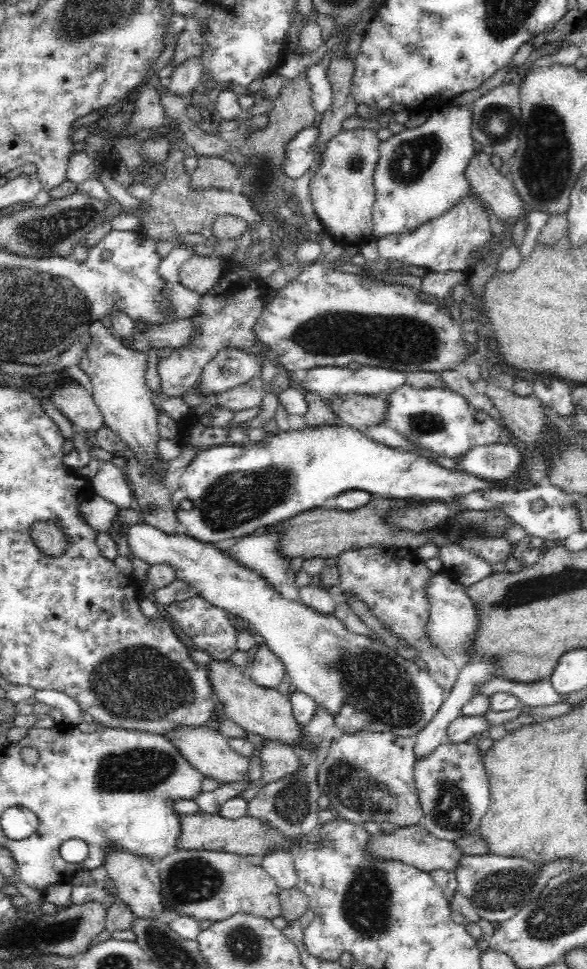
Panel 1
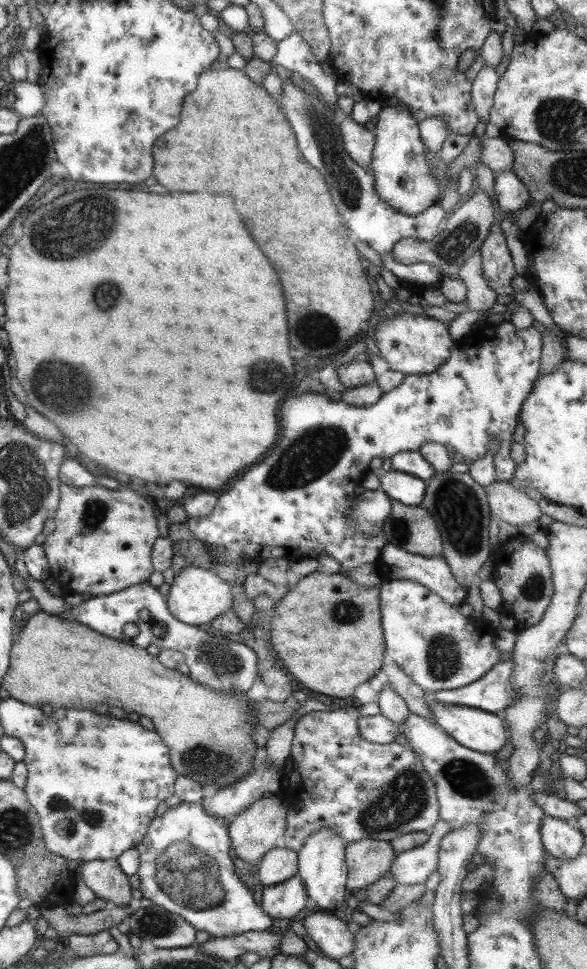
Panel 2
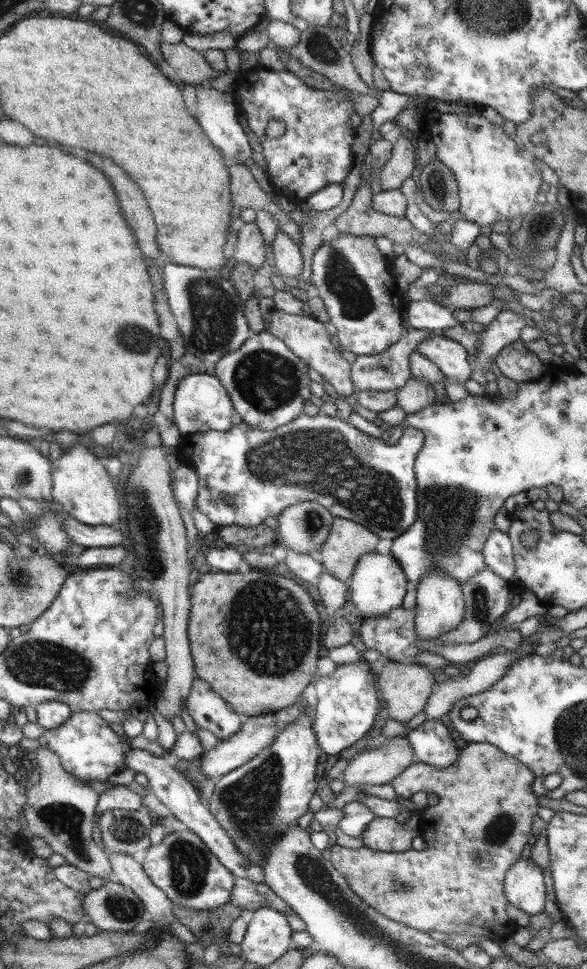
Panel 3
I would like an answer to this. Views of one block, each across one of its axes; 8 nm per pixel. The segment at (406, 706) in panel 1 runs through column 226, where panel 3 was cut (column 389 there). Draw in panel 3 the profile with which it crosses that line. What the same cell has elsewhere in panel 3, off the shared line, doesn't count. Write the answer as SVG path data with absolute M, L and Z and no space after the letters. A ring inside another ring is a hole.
M377 552L364 554L355 565L353 575L350 577L349 590L351 602L355 605L356 617L369 619L383 617L389 611L402 606L402 598L407 590L407 582L398 562L390 555L381 555Z

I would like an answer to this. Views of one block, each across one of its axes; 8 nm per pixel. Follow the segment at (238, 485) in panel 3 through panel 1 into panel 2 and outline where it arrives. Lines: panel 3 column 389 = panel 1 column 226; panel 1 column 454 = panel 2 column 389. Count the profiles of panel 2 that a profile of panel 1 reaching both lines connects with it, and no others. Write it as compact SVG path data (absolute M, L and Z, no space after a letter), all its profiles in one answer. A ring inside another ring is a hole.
M390 470L378 474L380 485L391 501L397 501L405 506L418 506L423 500L426 481L420 478Z

